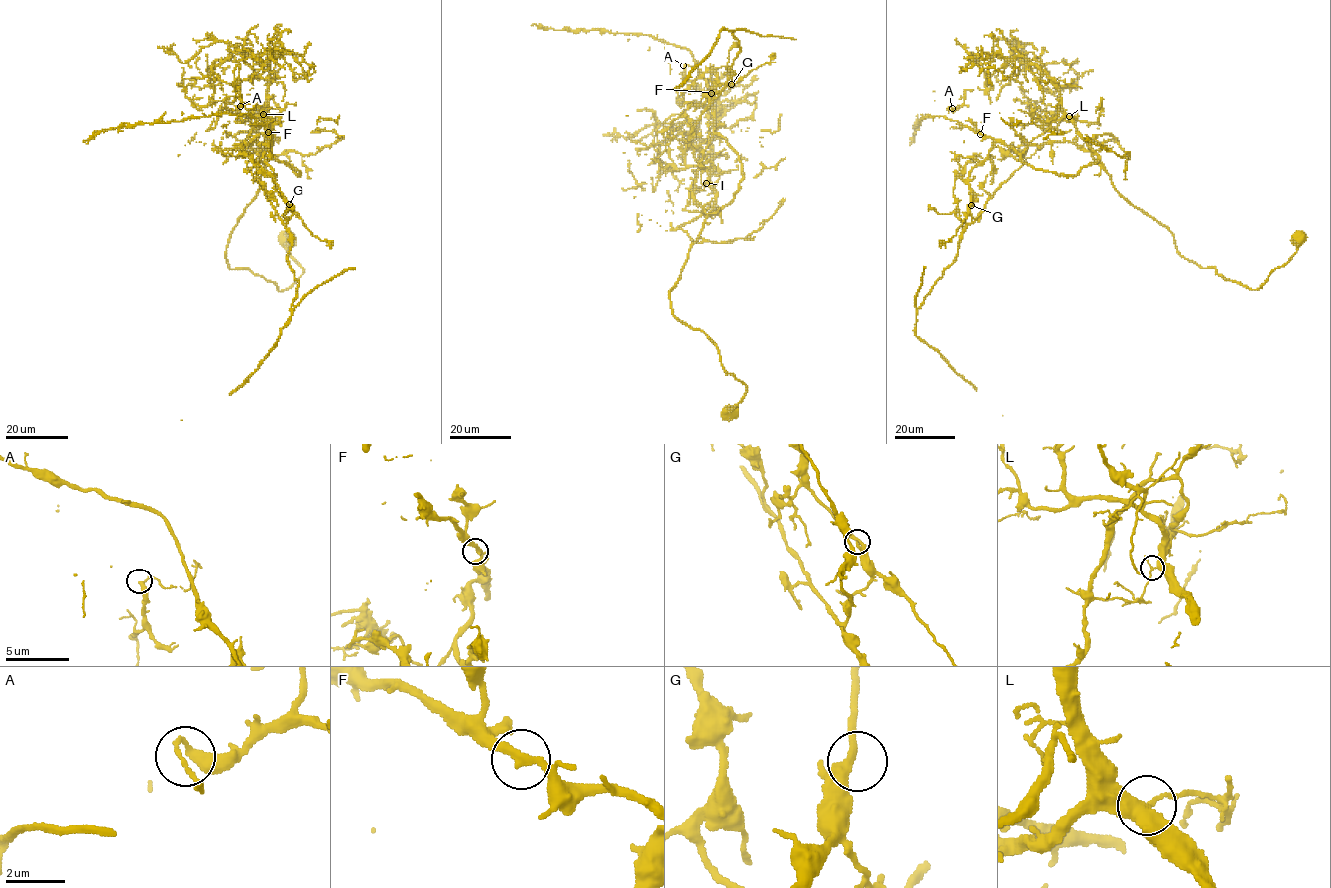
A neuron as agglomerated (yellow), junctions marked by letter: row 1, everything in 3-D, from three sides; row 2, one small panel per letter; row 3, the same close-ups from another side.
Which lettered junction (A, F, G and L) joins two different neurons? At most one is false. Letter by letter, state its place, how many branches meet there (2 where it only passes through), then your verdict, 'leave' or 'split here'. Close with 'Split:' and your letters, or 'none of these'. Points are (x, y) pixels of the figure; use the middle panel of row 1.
A: place (683, 65); branches 2; leave
F: place (711, 93); branches 2; leave
G: place (731, 84); branches 2; leave
L: place (706, 183); branches 2; split here
Split: L

